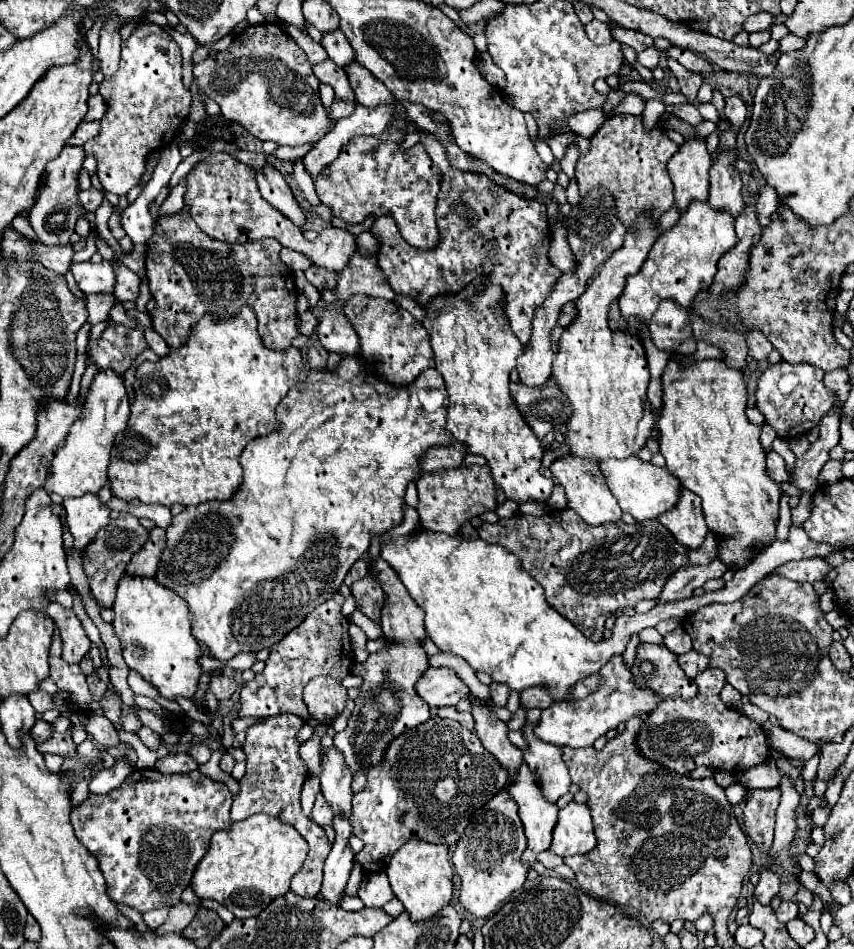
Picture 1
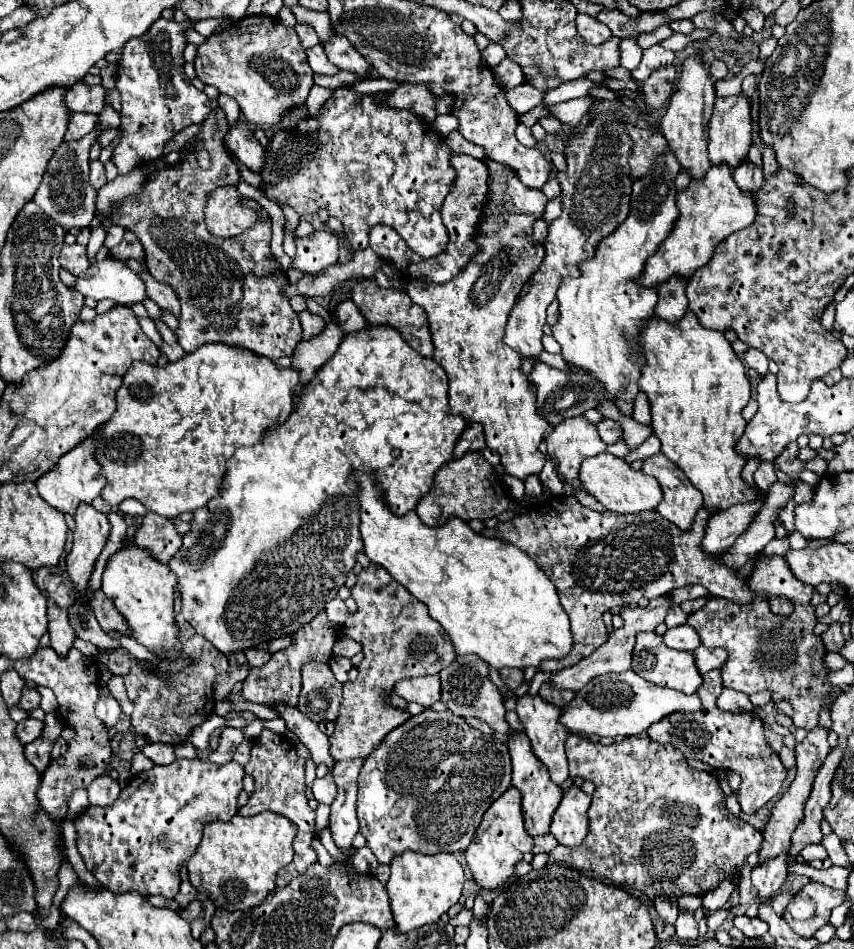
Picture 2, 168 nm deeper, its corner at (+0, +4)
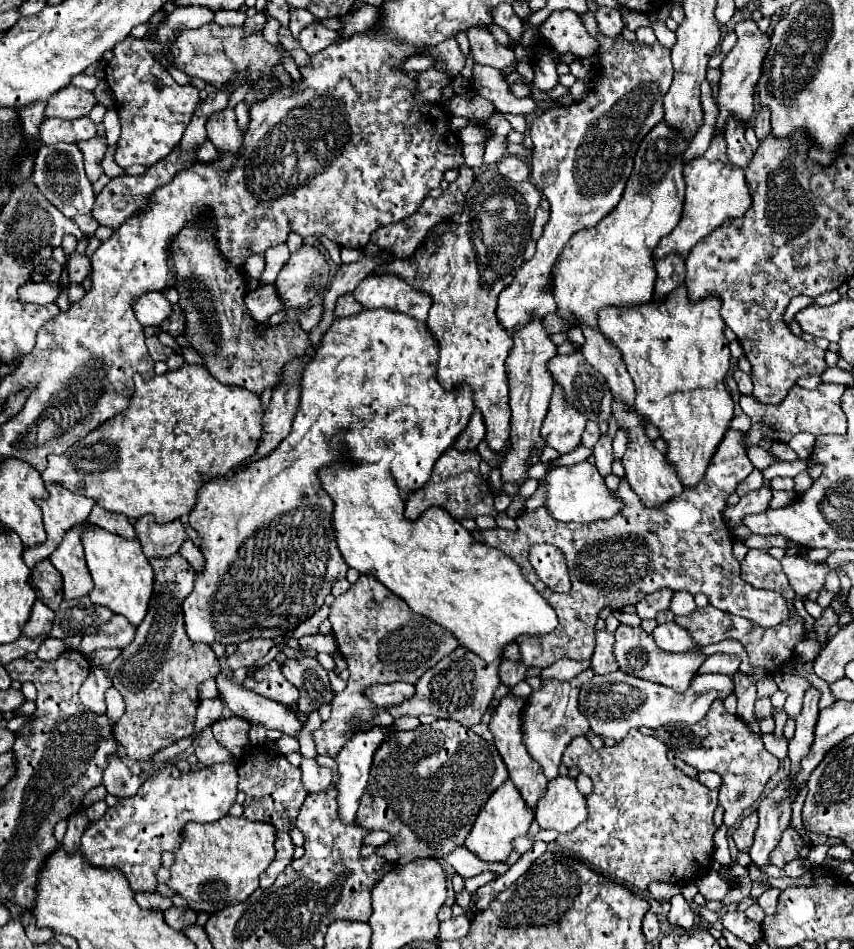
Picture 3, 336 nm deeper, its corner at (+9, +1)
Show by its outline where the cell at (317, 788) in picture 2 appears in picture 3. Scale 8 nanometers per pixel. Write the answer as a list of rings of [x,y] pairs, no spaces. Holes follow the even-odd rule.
[[[302,758],[300,770],[302,770],[302,784],[304,784],[304,790],[308,794],[322,792],[332,784],[332,770],[330,768],[320,768],[316,764],[316,760]]]

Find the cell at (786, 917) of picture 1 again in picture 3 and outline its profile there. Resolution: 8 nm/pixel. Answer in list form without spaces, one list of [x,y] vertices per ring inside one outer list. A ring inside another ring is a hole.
[[[770,888],[770,890],[766,890],[766,892],[764,892],[764,894],[758,898],[758,904],[762,906],[762,910],[764,910],[768,916],[776,912],[778,894],[780,894],[780,890],[776,890],[776,888]]]

